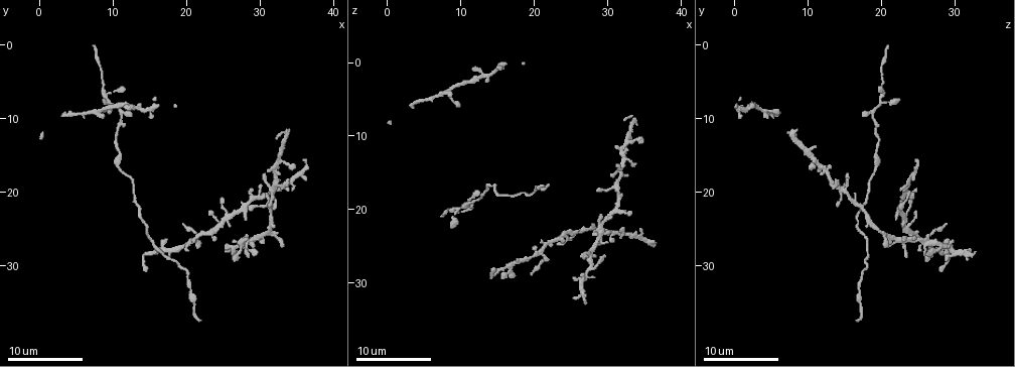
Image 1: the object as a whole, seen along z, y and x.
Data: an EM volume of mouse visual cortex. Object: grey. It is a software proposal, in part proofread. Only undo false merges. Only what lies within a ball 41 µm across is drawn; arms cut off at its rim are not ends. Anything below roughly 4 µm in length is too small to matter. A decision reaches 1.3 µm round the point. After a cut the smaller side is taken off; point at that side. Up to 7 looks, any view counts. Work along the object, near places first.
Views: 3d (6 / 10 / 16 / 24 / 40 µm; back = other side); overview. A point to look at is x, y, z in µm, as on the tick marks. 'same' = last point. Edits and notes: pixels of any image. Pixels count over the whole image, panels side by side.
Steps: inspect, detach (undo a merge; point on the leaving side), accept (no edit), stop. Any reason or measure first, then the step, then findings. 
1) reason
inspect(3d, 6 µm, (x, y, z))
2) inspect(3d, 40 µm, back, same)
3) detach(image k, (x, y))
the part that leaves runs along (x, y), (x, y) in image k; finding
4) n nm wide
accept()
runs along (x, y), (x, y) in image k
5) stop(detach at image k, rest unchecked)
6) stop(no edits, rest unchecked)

looks like a crossing
inspect(3d, 16 µm, (31.0, 21.5, 17.0))

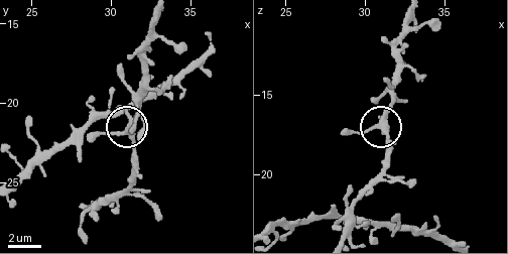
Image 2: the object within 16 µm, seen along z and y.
inspect(3d, 6 µm, (30.6, 21.9, 16.9))

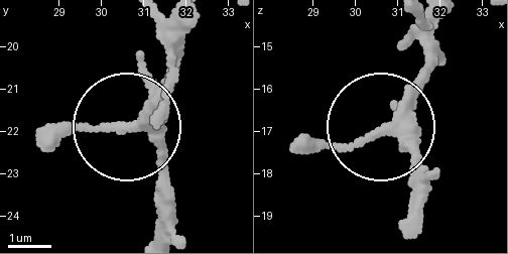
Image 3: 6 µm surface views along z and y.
4 arms
accept()
one neuron here

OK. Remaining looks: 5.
sudden change in width
inspect(3d, 10 µm, (11.0, 16.5, 19.5))

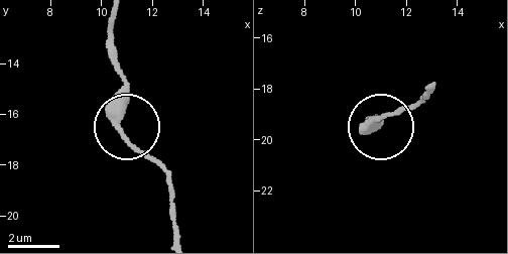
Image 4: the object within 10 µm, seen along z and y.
zoom in
inspect(3d, 6 µm, (10.7, 16.8, 19.2))

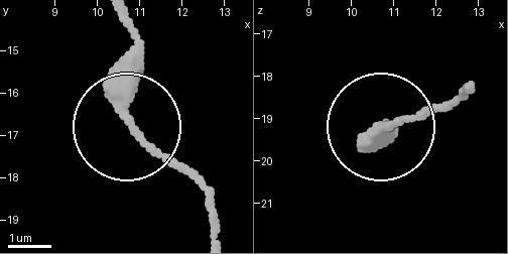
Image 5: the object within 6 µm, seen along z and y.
240 nm wide
accept()
all the same neuron

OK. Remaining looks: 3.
thin neck
inspect(3d, 6 µm, (14.5, 29.0, 29.5))

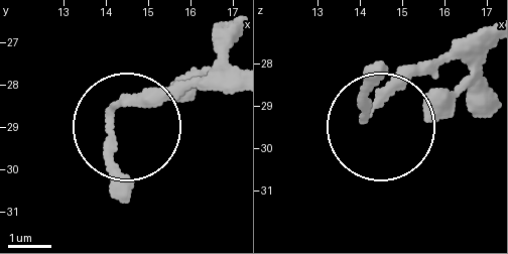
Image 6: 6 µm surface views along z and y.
accept()
continuous, no second neuron

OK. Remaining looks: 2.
a fork
inspect(3d, 16 µm, (11.5, 9.0, 18.0))

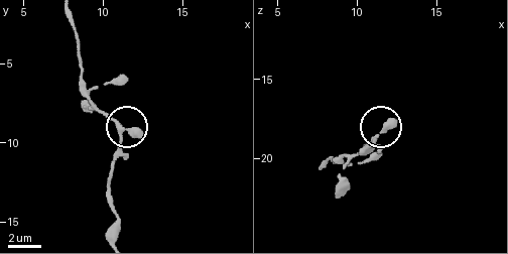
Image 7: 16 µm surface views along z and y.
inspect(3d, 16 µm, back, (11.5, 9.2, 18.3))

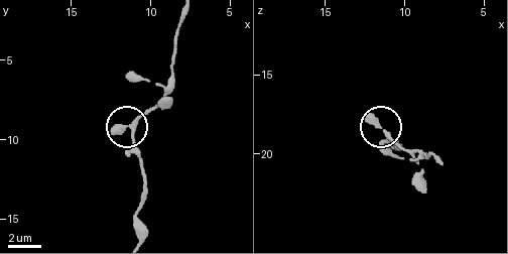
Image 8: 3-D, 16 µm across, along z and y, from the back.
280 nm wide
accept()
runs along (136, 235), (136, 210), (144, 177), (131, 126), (155, 106) in image 8; all the same neuron

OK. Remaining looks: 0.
stop(no edits, rest unchecked)

